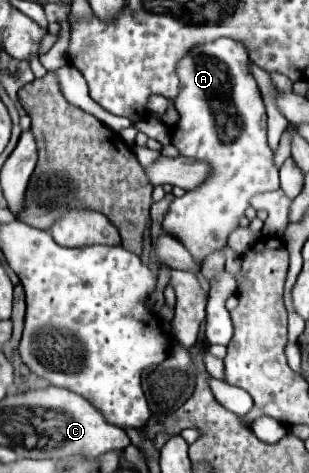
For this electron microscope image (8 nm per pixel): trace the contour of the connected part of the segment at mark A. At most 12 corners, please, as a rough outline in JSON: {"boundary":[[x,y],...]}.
{"boundary":[[246,48],[176,66],[172,144],[210,166],[162,216],[194,258],[278,190]]}

